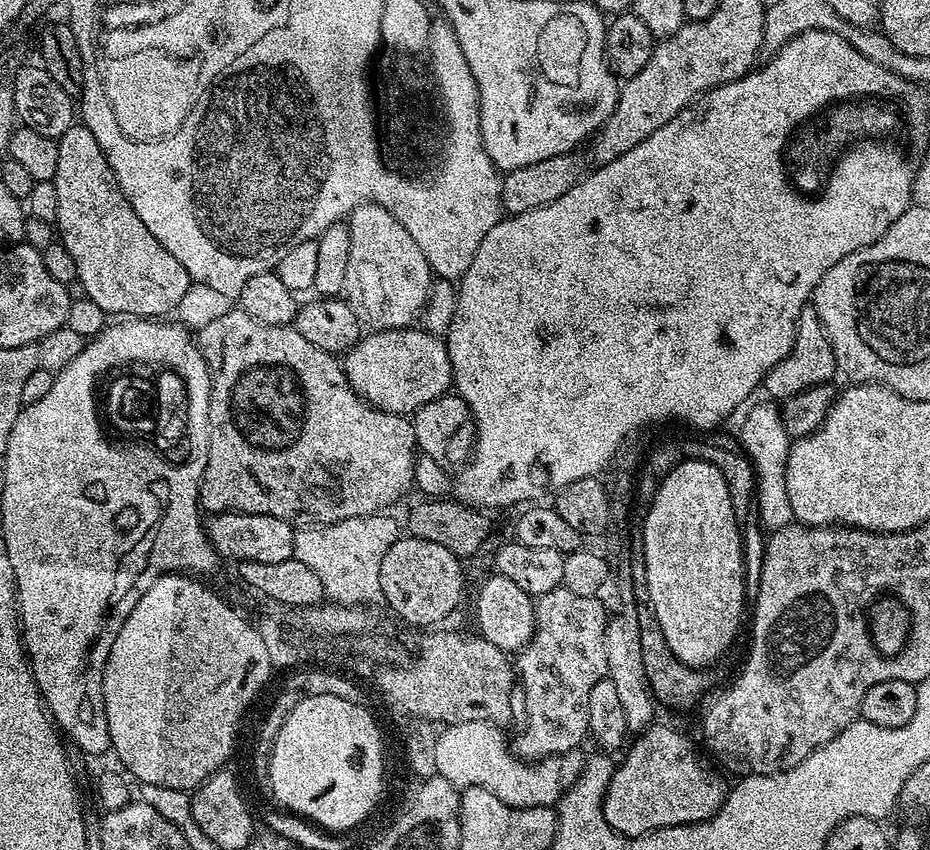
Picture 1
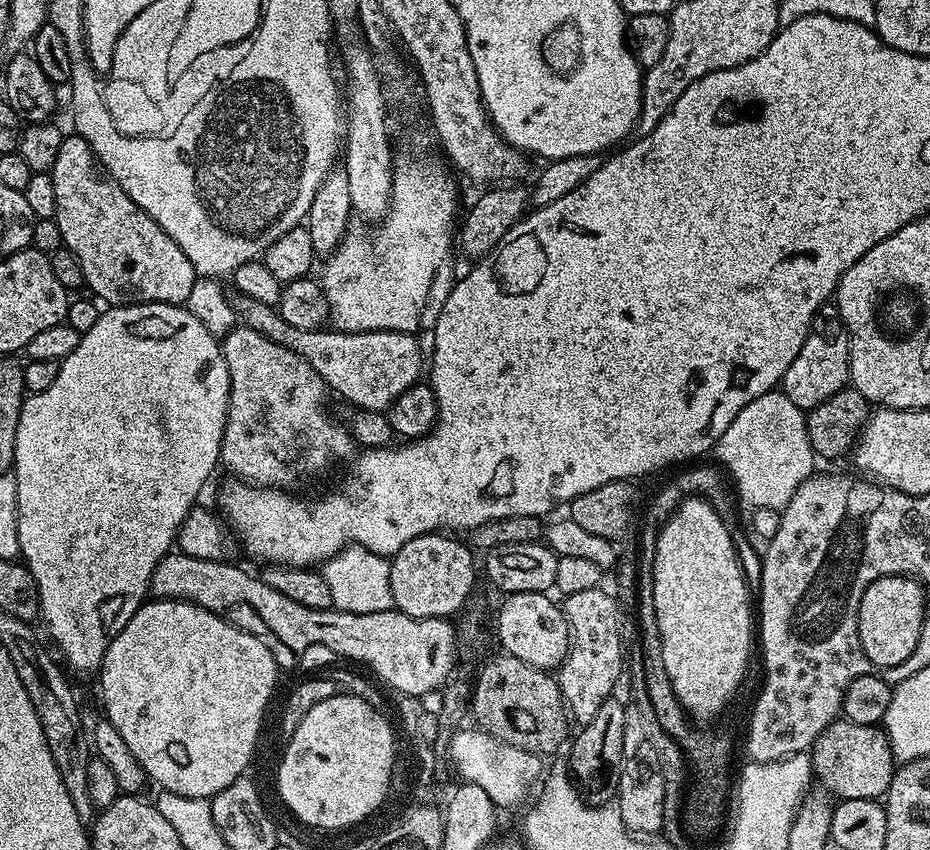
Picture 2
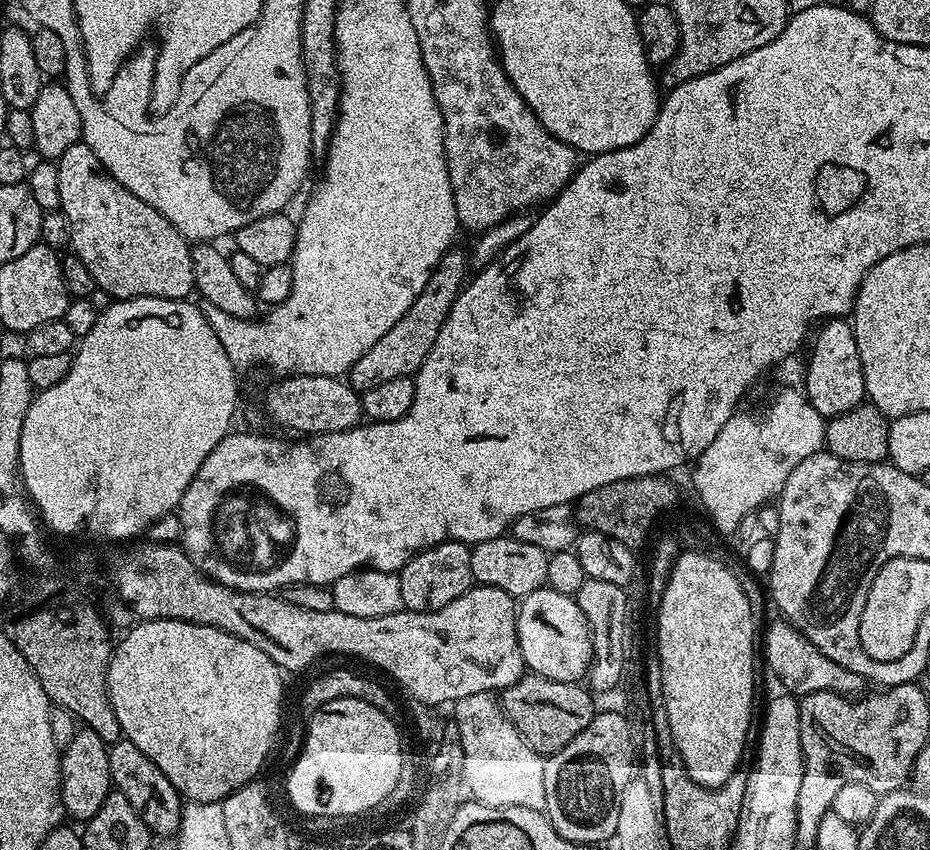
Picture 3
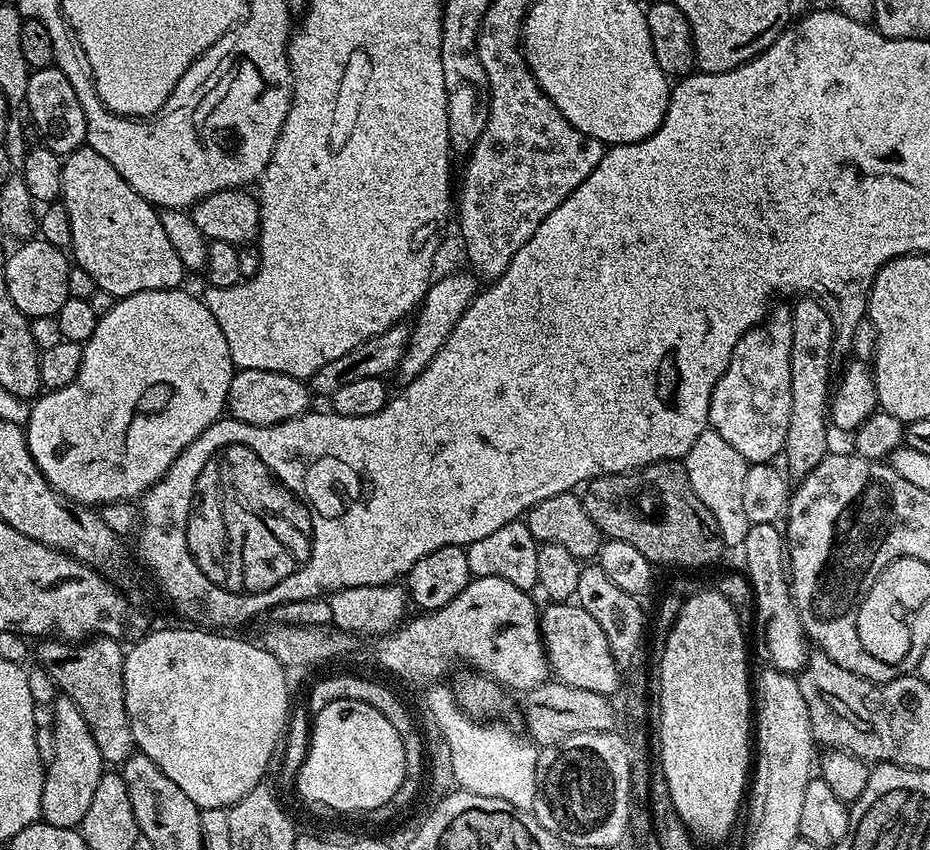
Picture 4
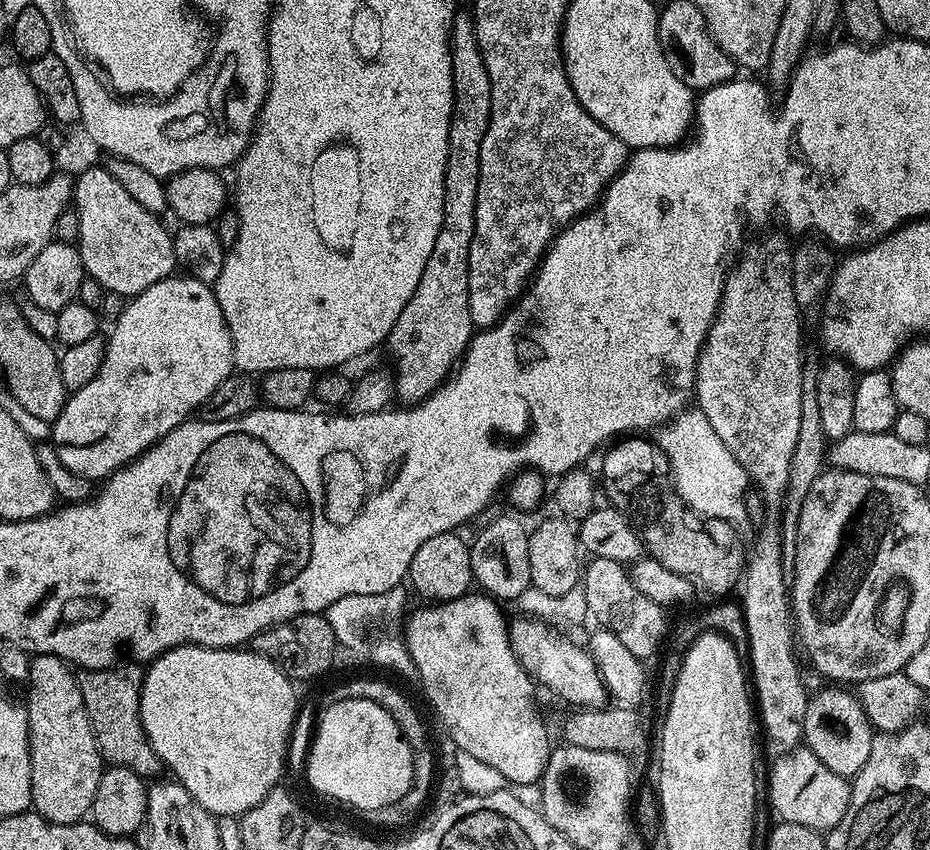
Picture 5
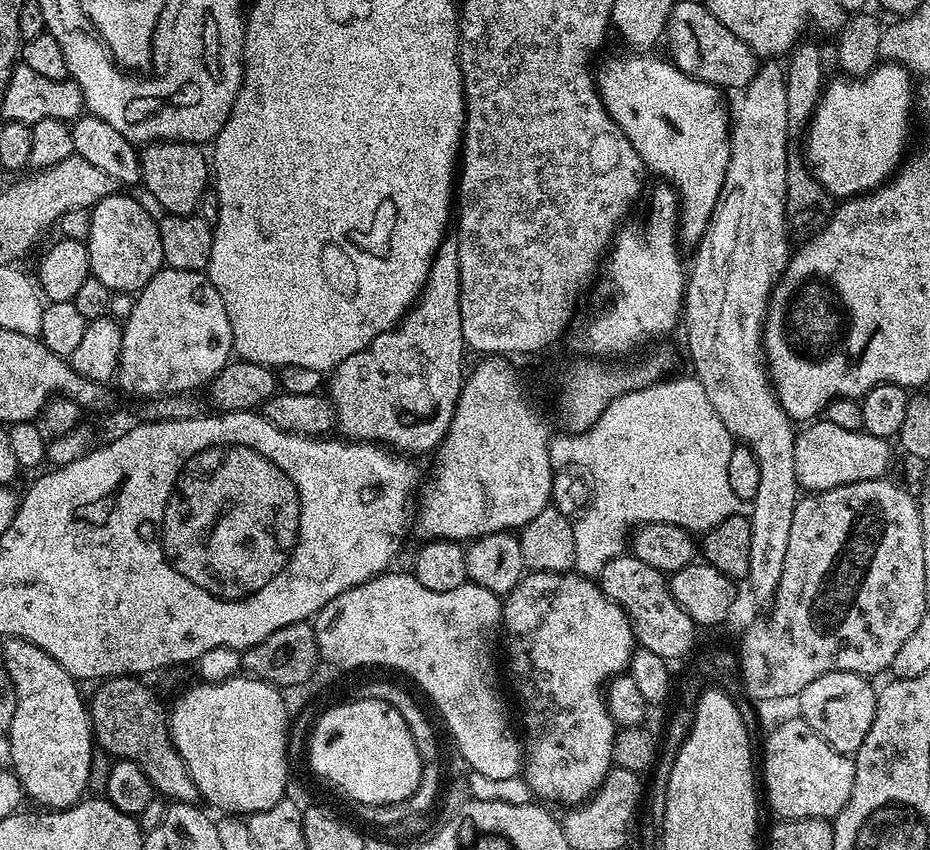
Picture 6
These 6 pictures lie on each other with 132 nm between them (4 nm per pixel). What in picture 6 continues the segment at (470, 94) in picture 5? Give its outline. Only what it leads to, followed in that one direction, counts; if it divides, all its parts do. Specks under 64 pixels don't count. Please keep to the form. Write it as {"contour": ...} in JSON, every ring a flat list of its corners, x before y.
{"contour":[[448,234,432,260,424,291,405,312,404,319,390,331,378,334,371,348,350,354,350,358,332,369,327,377,326,392,335,408,335,427,340,430,339,435,353,442,375,442,401,454,431,453,439,448,454,418,460,392,464,389,464,352,466,345,462,338,458,238,455,234]]}

